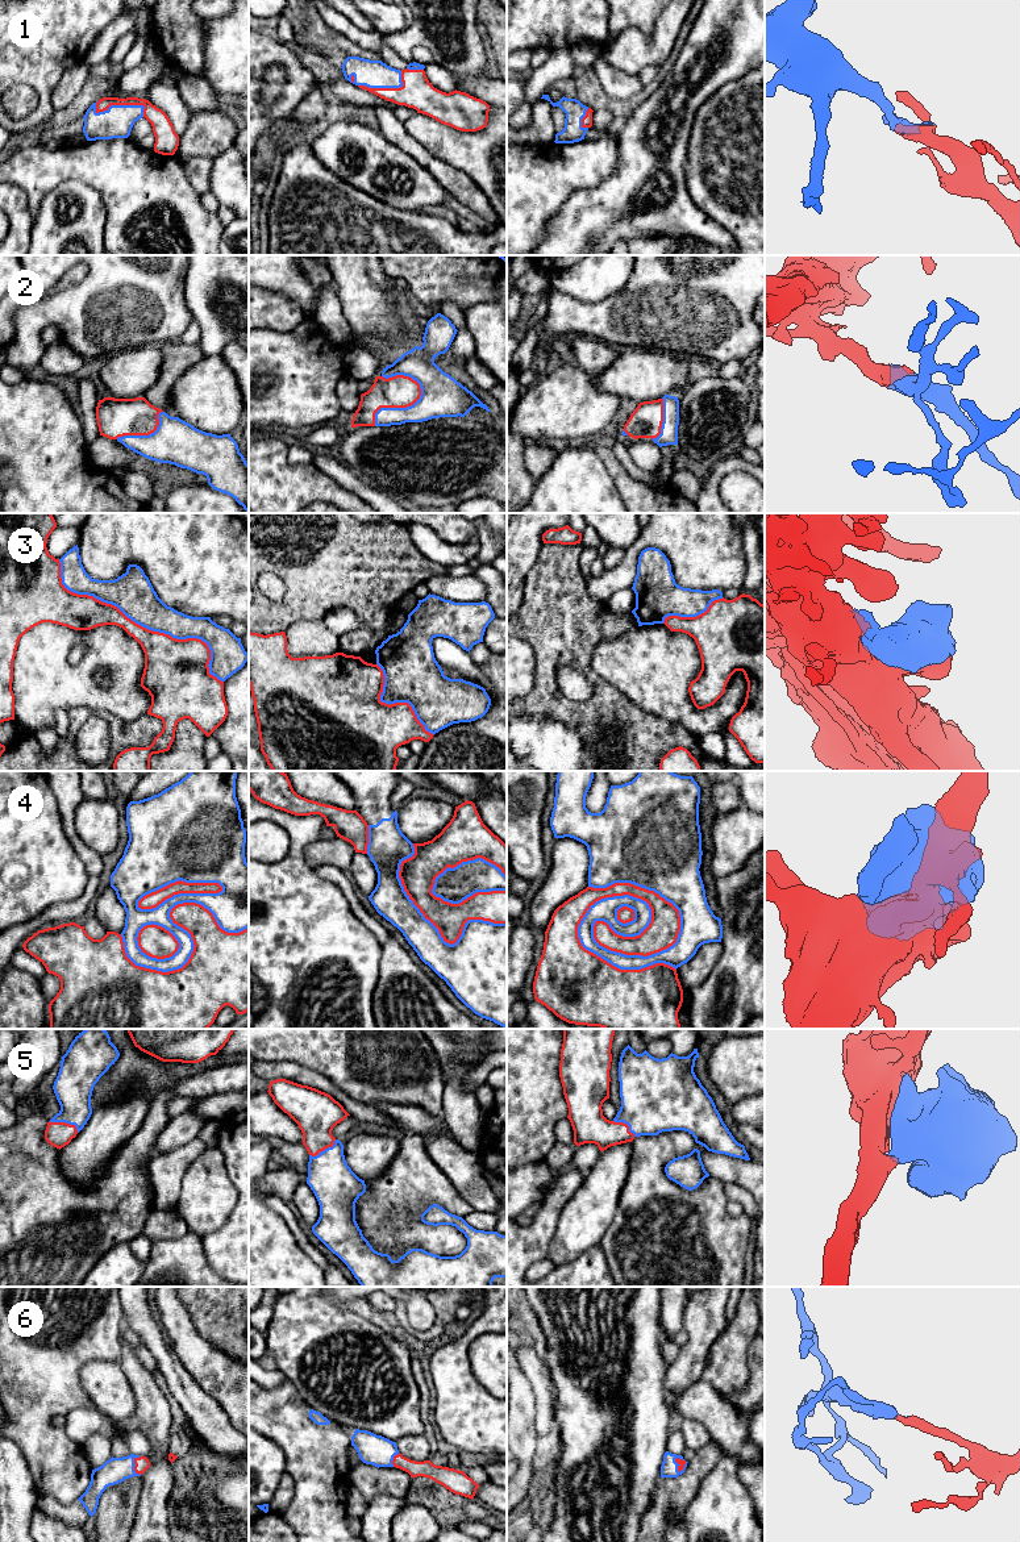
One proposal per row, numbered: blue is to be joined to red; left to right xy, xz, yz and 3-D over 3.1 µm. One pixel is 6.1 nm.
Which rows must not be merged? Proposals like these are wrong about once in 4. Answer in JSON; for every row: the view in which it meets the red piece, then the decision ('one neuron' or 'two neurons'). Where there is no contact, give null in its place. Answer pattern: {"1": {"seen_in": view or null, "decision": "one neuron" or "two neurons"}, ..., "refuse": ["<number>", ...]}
{"1": {"seen_in": "xy", "decision": "one neuron"}, "2": {"seen_in": "xz", "decision": "one neuron"}, "3": {"seen_in": "xy", "decision": "one neuron"}, "4": {"seen_in": "yz", "decision": "two neurons"}, "5": {"seen_in": "xy", "decision": "one neuron"}, "6": {"seen_in": "xy", "decision": "one neuron"}, "refuse": ["4"]}

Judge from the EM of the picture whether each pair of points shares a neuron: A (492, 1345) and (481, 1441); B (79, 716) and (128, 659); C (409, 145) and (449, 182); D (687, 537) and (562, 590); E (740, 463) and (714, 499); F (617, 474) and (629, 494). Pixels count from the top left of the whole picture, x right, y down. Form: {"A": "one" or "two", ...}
{"A": "two", "B": "two", "C": "one", "D": "two", "E": "one", "F": "one"}

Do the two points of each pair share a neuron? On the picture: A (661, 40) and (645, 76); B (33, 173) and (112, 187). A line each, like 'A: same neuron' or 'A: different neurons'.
A: different neurons
B: same neuron

